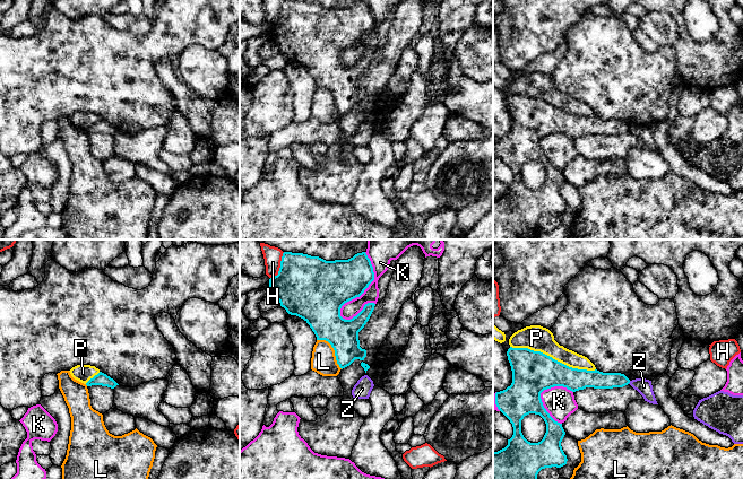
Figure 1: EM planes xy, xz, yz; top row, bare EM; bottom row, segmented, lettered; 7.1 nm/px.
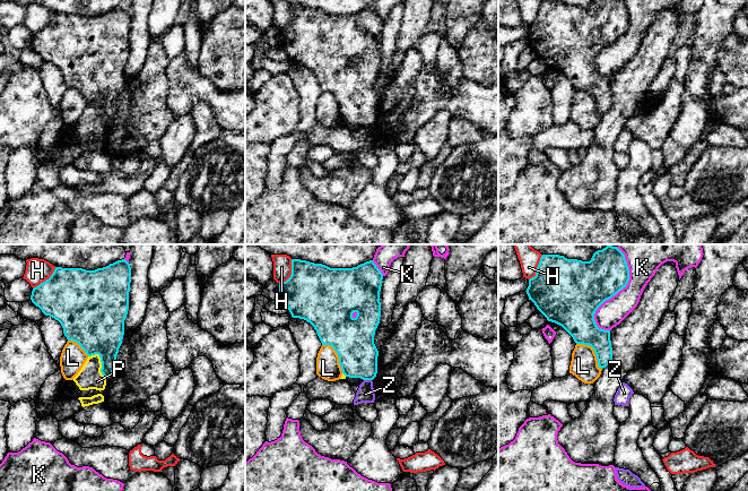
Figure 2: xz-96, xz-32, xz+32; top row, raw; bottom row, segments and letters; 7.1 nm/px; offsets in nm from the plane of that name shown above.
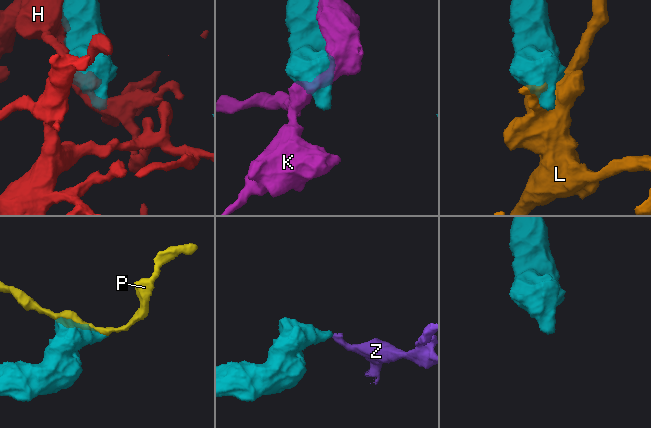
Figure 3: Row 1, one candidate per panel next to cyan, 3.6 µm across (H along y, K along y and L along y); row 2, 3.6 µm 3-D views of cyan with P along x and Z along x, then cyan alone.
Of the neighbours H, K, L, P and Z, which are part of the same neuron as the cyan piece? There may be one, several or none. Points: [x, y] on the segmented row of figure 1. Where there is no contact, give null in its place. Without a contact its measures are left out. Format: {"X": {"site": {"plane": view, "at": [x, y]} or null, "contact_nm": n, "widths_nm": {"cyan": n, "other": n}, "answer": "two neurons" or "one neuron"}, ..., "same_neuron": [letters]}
{"H": {"site": {"plane": "xz", "at": [281, 267]}, "contact_nm": 220, "widths_nm": {"cyan": 440, "other": 130}, "answer": "two neurons"}, "K": {"site": {"plane": "xz", "at": [365, 288]}, "contact_nm": 500, "widths_nm": {"cyan": 340, "other": 160}, "answer": "two neurons"}, "L": {"site": {"plane": "xz", "at": [334, 349]}, "contact_nm": 280, "widths_nm": {"cyan": 240, "other": 180}, "answer": "two neurons"}, "P": {"site": {"plane": "yz", "at": [552, 358]}, "contact_nm": 650, "widths_nm": {"cyan": 300, "other": 180}, "answer": "two neurons"}, "Z": {"site": {"plane": "yz", "at": [629, 382]}, "contact_nm": 30, "widths_nm": {"cyan": 130, "other": 110}, "answer": "two neurons"}, "same_neuron": []}

